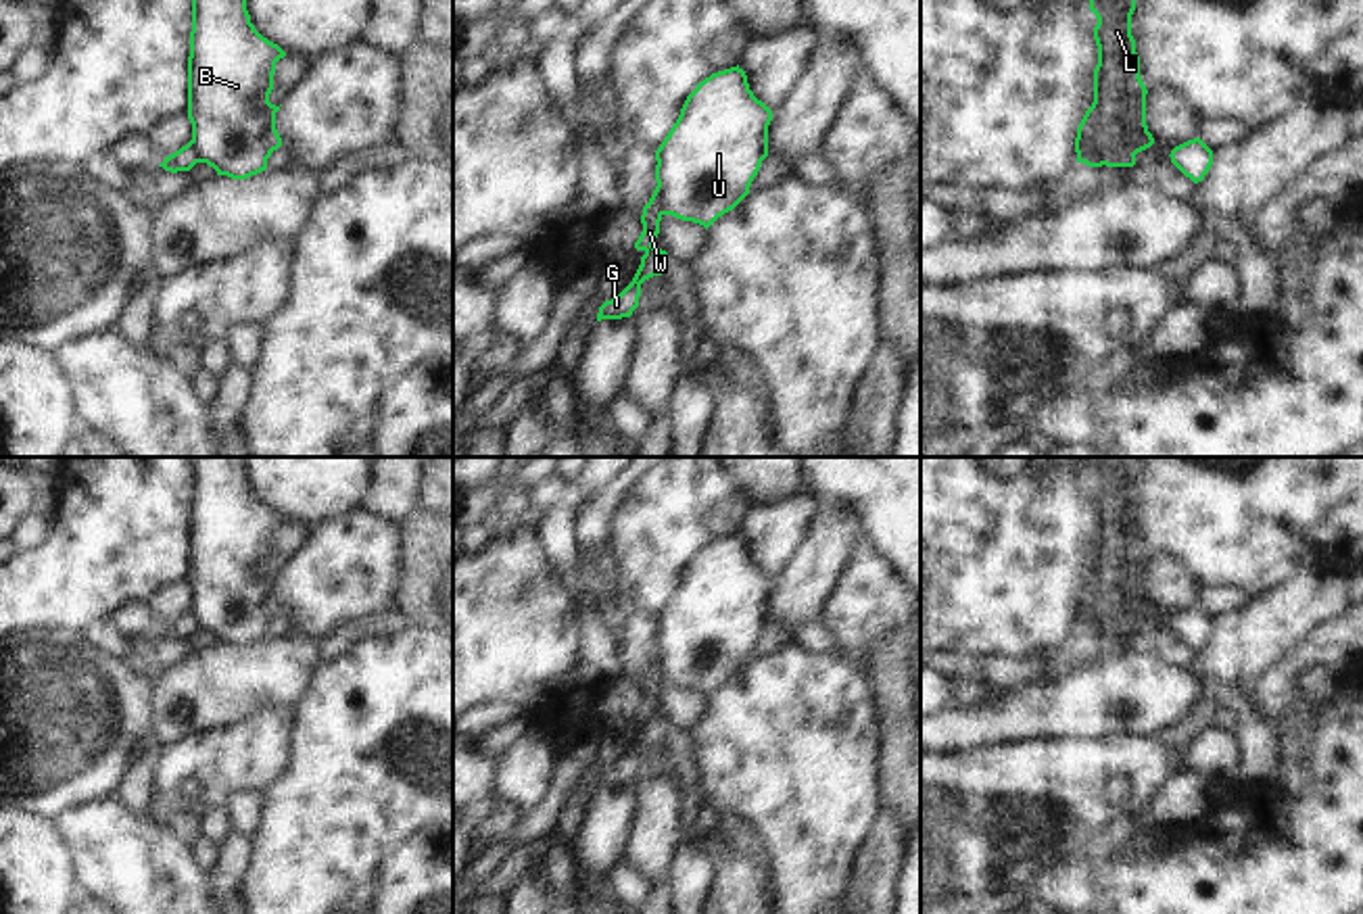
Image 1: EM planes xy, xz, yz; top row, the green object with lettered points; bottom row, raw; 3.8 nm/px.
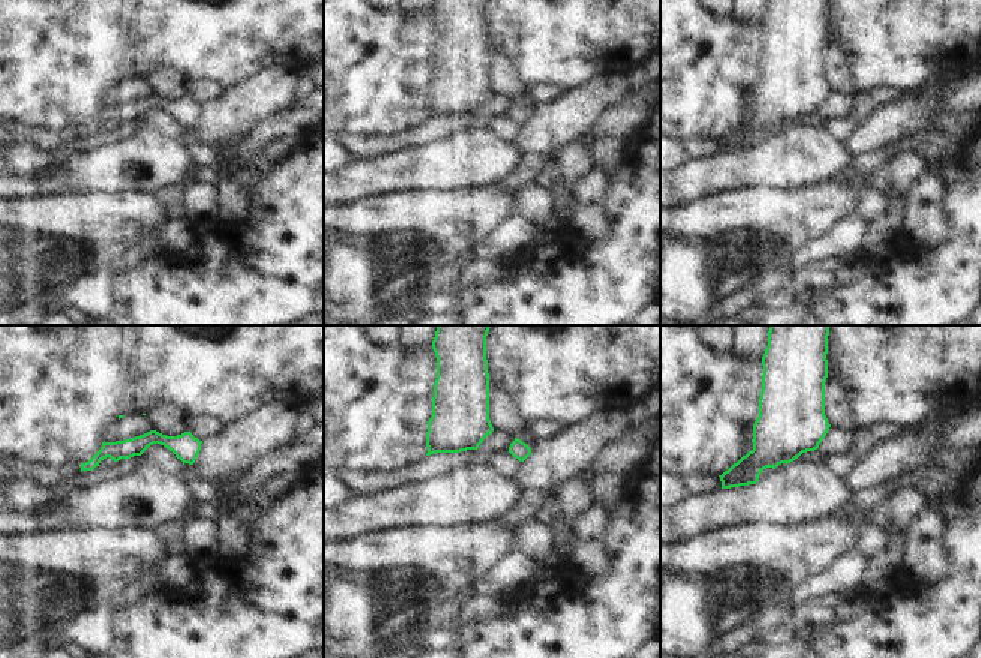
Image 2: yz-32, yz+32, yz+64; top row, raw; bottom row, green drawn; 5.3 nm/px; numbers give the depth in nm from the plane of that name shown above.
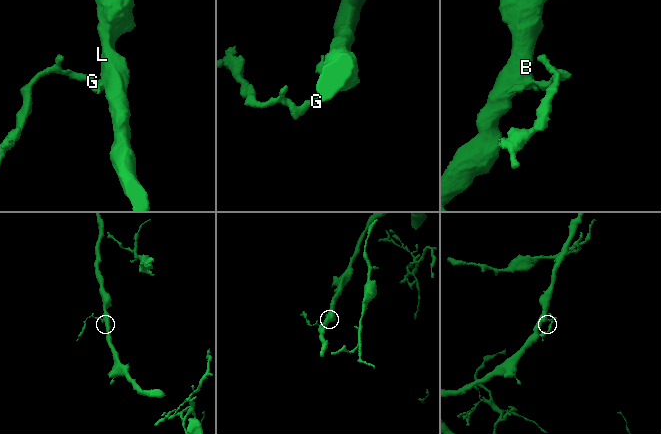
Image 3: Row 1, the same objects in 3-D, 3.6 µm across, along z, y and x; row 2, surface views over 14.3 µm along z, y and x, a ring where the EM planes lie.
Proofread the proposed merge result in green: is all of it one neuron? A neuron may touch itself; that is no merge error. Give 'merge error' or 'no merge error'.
merge error

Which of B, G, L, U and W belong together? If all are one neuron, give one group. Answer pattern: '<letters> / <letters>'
B L U / G W

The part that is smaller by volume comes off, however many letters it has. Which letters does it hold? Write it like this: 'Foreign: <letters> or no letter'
Foreign: G, W

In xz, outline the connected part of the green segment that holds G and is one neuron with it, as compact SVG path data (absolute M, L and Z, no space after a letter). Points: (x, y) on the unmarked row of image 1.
M655 653L649 670L643 674L641 691L643 699L635 709L637 718L643 718L641 732L632 749L612 768L599 774L597 789L601 787L622 787L630 785L639 774L641 751L653 743L662 743L668 732L668 720L657 716L653 709L660 701L662 676L660 676L660 655Z

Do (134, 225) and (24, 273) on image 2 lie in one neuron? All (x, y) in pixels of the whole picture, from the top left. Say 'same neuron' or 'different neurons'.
same neuron

